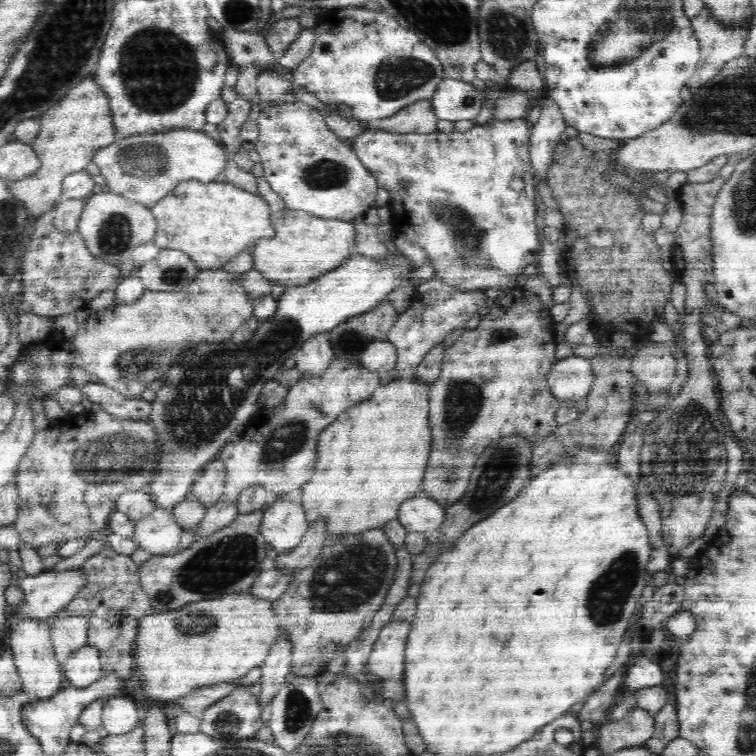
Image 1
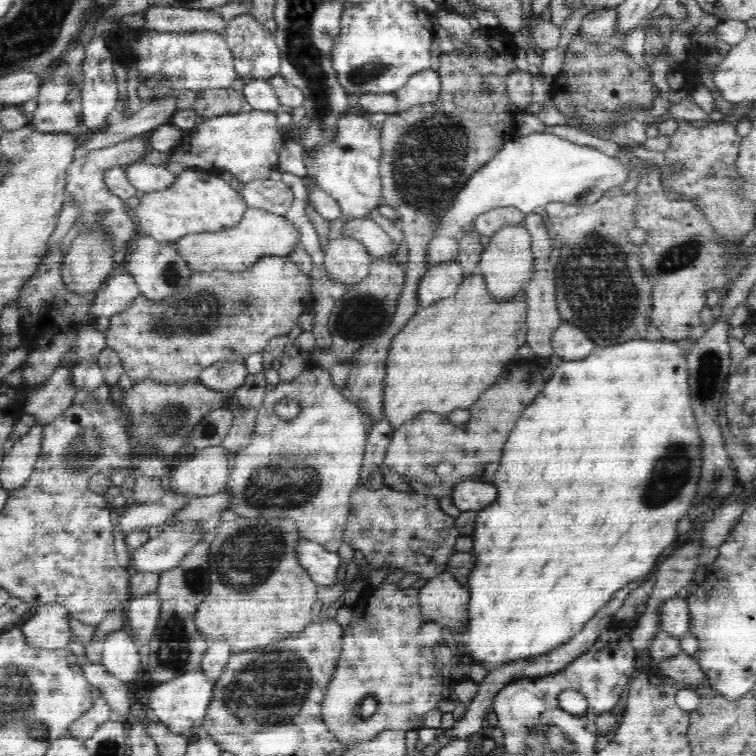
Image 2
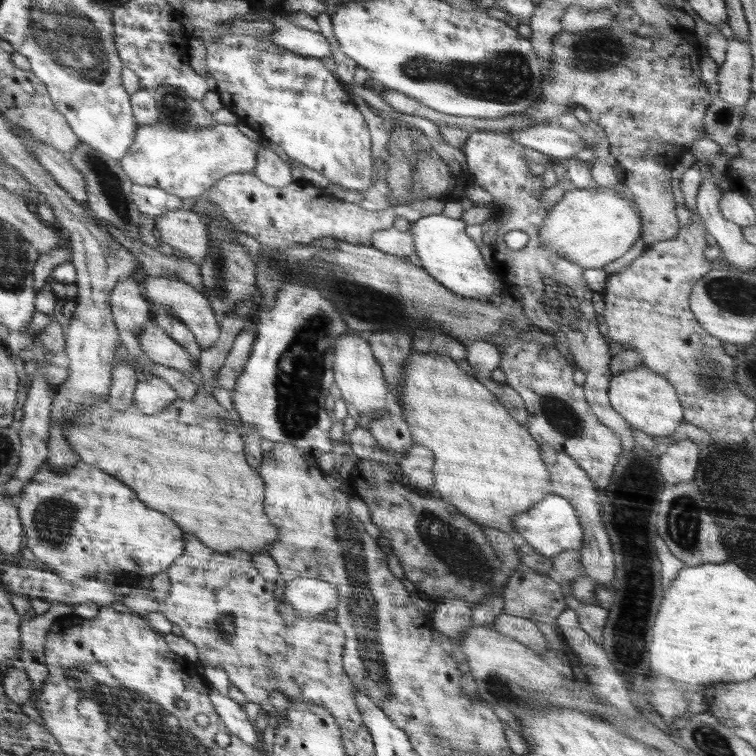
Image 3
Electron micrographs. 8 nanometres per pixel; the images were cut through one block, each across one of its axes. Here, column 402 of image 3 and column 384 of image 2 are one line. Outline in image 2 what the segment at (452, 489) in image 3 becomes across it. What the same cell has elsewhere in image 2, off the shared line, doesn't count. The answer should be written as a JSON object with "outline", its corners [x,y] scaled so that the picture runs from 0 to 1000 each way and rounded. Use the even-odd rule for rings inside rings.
{"outline":[[[630,361],[611,372],[603,389],[554,409],[542,419],[540,429],[519,448],[511,475],[511,495],[507,513],[507,545],[516,563],[526,569],[537,556],[553,545],[574,545],[591,549],[603,540],[627,534],[635,521],[656,505],[677,476],[680,467],[697,455],[697,402],[694,388],[660,399],[646,389],[642,369]]]}

